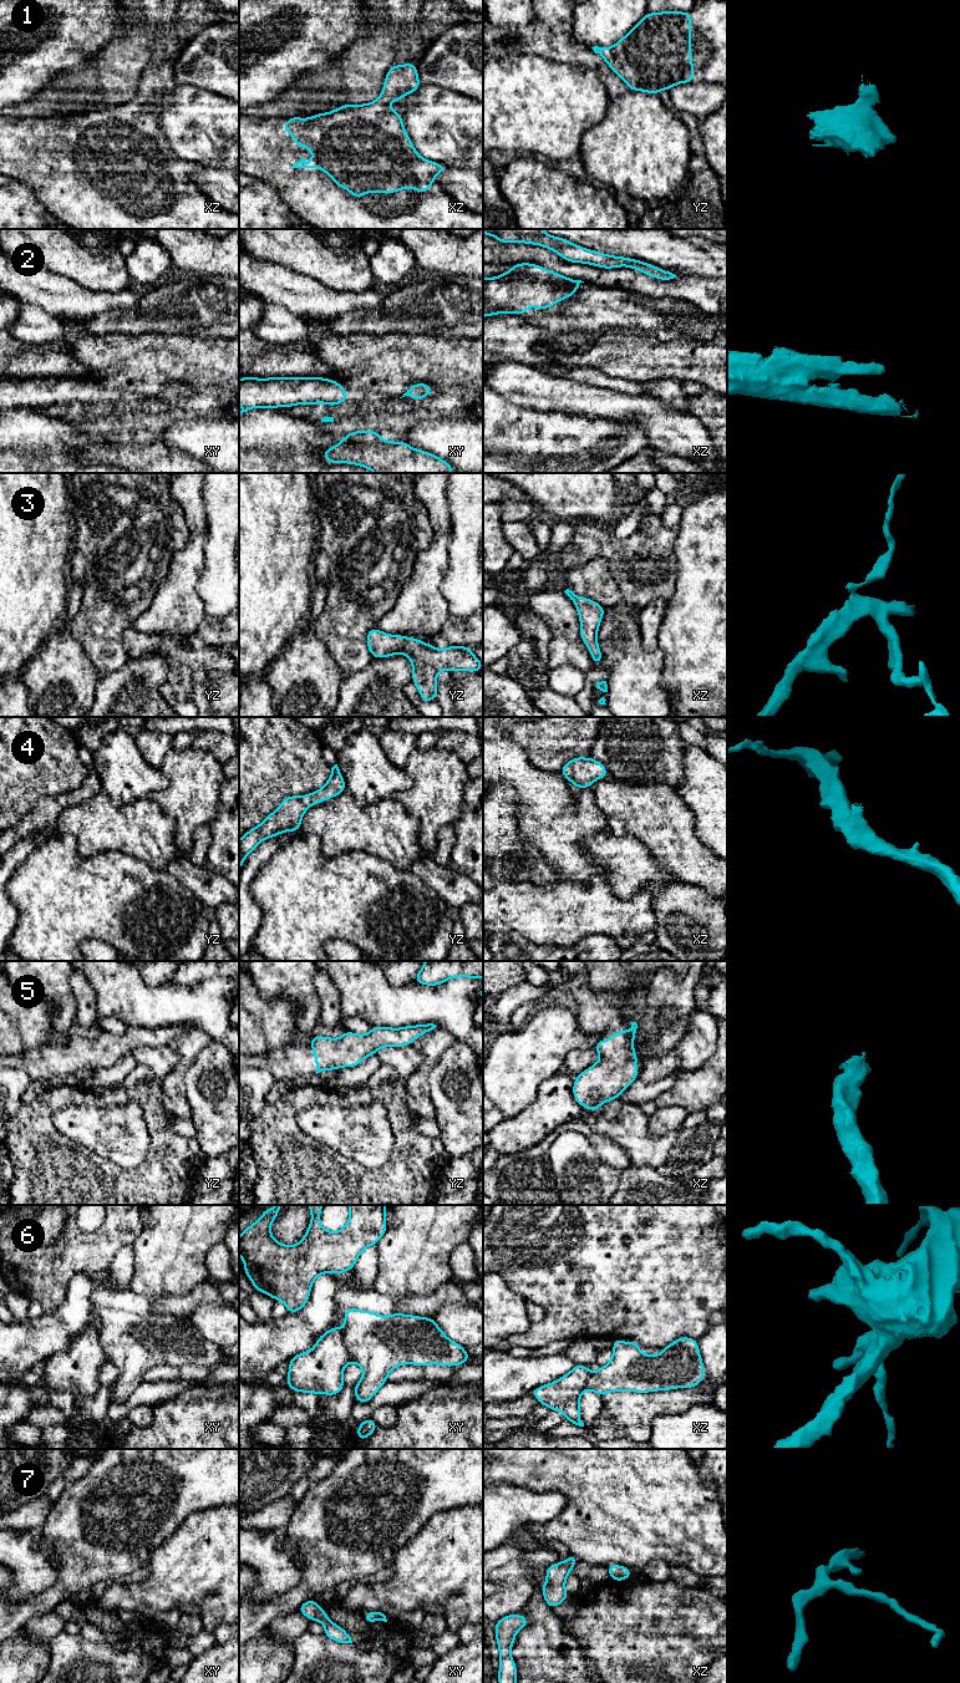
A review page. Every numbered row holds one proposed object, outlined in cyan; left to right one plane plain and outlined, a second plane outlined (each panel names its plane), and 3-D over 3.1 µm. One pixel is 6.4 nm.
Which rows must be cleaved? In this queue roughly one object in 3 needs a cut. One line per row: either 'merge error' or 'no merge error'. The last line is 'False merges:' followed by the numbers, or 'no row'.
1: no merge error
2: no merge error
3: no merge error
4: no merge error
5: no merge error
6: merge error
7: no merge error
False merges: 6

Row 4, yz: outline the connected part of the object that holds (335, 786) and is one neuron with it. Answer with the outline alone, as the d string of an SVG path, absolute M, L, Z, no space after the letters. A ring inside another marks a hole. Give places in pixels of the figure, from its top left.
M337 764L331 768L329 781L321 789L300 795L289 795L259 825L249 829L239 839L239 871L244 859L264 840L284 832L300 832L303 815L309 807L334 798L346 790L345 781Z

